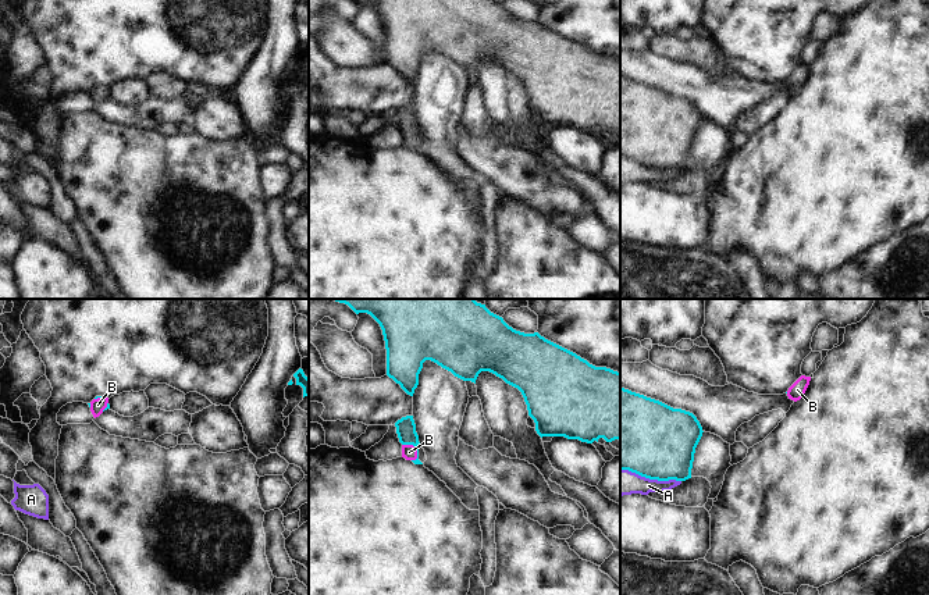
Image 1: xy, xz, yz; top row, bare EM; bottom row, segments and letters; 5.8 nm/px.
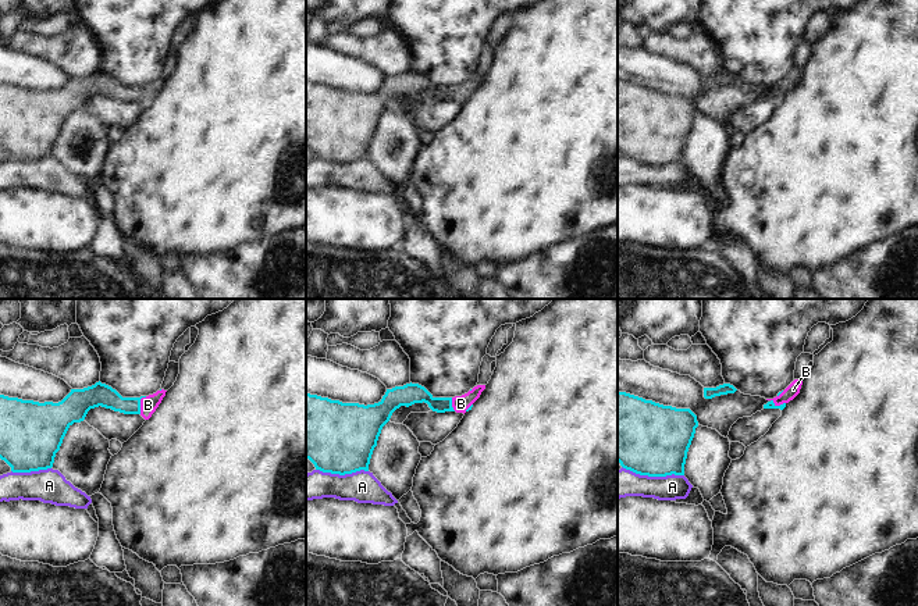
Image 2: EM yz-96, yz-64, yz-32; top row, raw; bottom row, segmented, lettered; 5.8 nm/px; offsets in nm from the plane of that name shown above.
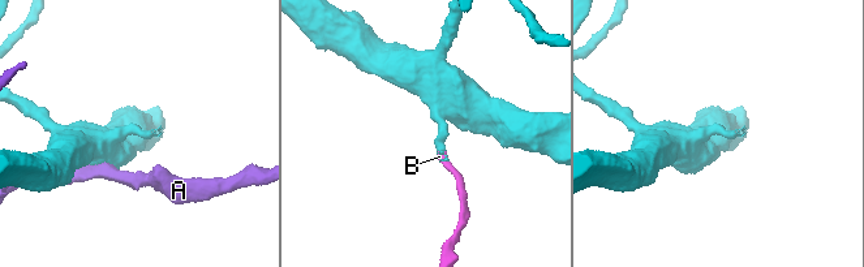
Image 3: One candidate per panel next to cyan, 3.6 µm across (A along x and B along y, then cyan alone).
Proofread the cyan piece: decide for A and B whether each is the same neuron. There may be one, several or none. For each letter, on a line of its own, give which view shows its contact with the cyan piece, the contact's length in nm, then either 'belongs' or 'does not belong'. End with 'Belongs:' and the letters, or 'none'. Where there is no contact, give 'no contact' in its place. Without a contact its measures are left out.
A: contact in yz; length 360 nm; does not belong
B: contact in xz; length 130 nm; belongs
Belongs: B

